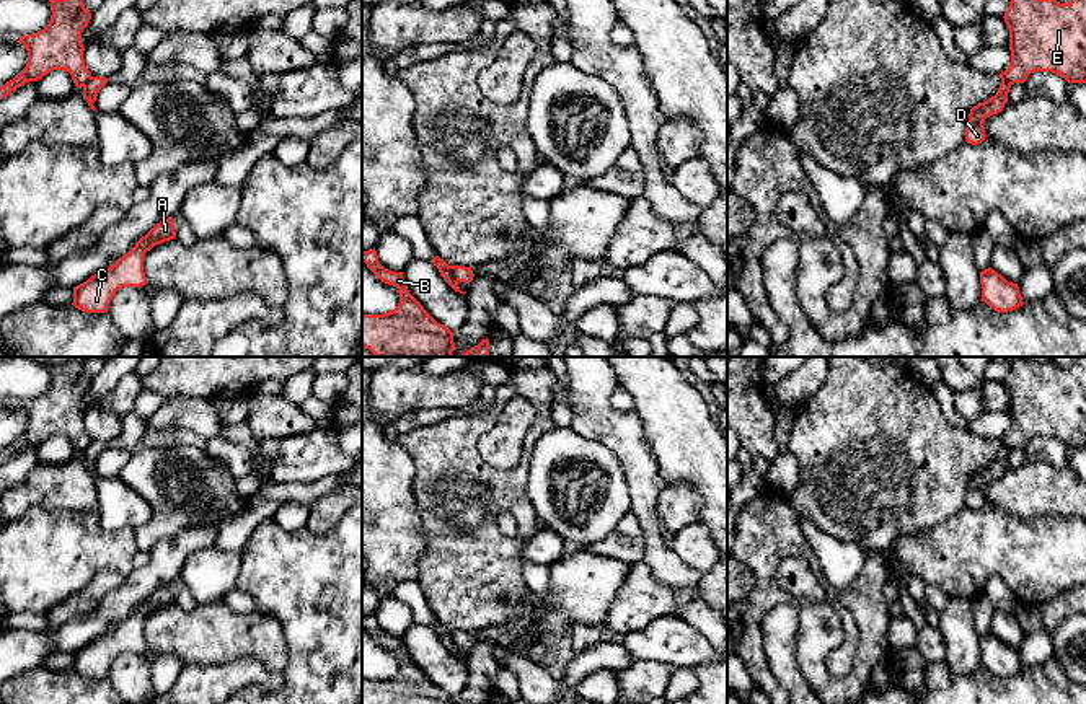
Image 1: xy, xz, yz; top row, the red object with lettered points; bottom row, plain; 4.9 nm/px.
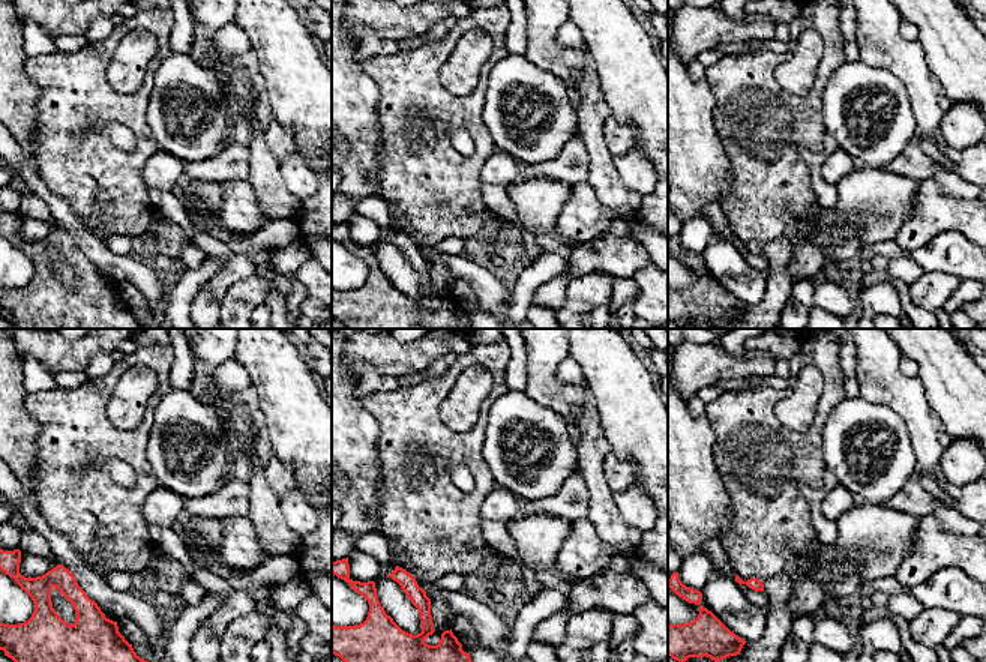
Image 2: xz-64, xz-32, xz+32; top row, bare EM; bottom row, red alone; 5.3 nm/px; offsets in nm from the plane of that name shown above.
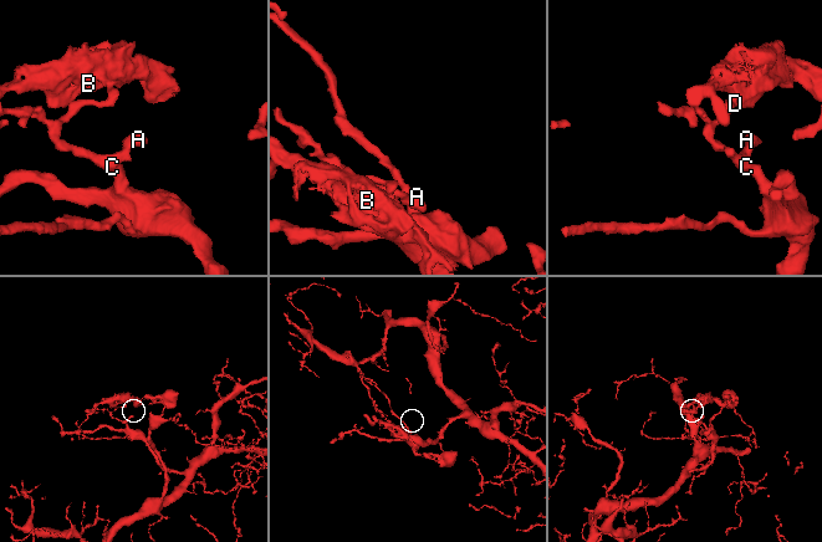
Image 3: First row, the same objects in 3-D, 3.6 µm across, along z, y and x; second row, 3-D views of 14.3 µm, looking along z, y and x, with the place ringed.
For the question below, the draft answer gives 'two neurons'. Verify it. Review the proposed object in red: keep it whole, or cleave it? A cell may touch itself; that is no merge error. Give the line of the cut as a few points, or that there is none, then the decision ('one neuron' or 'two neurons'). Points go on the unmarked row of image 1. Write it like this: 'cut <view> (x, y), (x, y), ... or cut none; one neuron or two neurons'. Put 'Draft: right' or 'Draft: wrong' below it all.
cut xz (449, 631), (459, 646); two neurons
Draft: right

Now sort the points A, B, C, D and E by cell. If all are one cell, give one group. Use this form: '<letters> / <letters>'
A C D / B E

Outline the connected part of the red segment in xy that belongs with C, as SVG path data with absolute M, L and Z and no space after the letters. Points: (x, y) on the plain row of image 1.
M171 582L157 588L135 611L119 623L111 632L104 632L86 647L73 652L73 671L86 678L108 678L109 668L122 652L142 652L147 649L143 621L153 611L174 605L176 596Z

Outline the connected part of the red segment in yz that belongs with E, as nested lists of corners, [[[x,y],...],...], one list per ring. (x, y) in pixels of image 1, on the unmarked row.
[[[1013,357],[1004,378],[1009,394],[1009,432],[998,442],[1009,450],[1024,448],[1034,437],[1052,437],[1068,448],[1086,448],[1086,357],[1075,357],[1070,368]]]

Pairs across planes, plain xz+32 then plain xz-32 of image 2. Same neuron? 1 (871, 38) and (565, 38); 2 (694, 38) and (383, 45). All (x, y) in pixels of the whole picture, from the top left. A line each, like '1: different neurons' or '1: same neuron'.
1: different neurons
2: different neurons

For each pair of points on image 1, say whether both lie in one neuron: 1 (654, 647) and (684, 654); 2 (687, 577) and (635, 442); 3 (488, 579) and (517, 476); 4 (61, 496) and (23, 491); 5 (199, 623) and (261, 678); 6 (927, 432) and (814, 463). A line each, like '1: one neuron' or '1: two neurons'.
1: one neuron
2: one neuron
3: one neuron
4: one neuron
5: two neurons
6: one neuron

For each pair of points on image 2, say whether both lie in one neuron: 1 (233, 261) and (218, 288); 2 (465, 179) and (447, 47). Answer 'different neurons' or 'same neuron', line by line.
1: same neuron
2: same neuron

